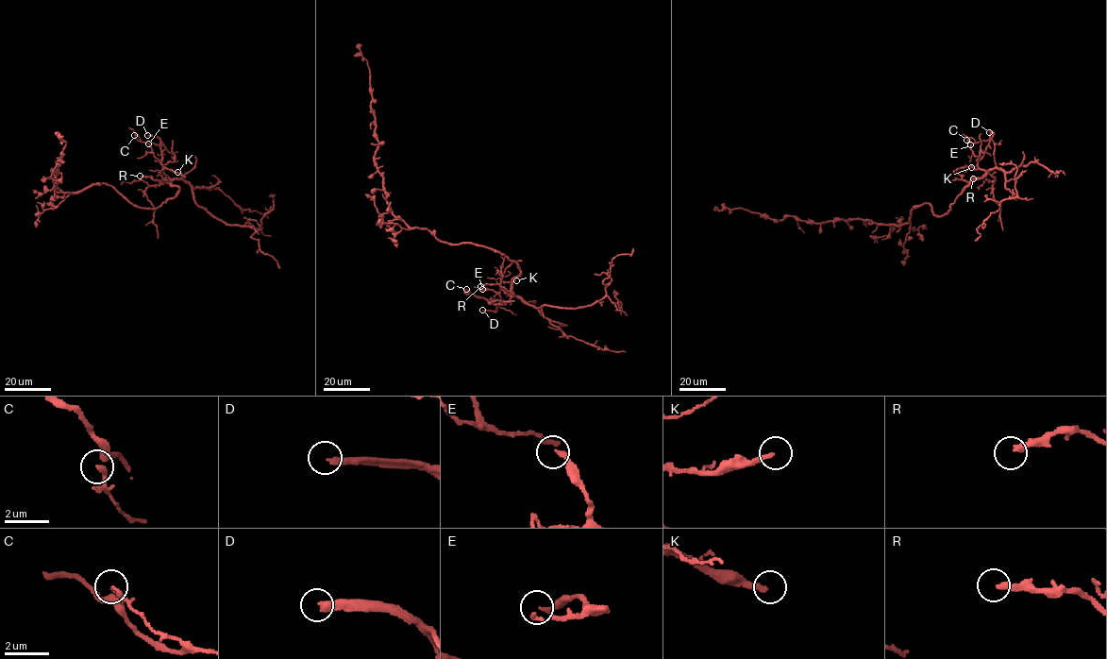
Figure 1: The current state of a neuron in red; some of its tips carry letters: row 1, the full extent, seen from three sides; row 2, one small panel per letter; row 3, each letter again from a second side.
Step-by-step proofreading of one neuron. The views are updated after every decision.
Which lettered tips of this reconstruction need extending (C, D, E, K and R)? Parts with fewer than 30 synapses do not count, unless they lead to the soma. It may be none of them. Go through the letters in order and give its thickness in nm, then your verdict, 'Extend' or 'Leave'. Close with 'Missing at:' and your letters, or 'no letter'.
C: Thickness 150 nm. Leave
D: Thickness 280 nm. Extend
E: Thickness 200 nm. Leave
K: Thickness 220 nm. Leave
R: Thickness 280 nm. Leave
Missing at: D

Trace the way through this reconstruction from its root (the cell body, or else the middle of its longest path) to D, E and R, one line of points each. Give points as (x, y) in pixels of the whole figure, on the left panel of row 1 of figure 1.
D: (131, 203), (157, 208), (178, 191), (164, 173), (160, 141), (147, 135)
E: (131, 203), (157, 208), (178, 191), (169, 183), (171, 179), (148, 143)
R: (131, 203), (142, 208), (157, 208), (178, 191), (178, 188), (171, 184), (140, 176)

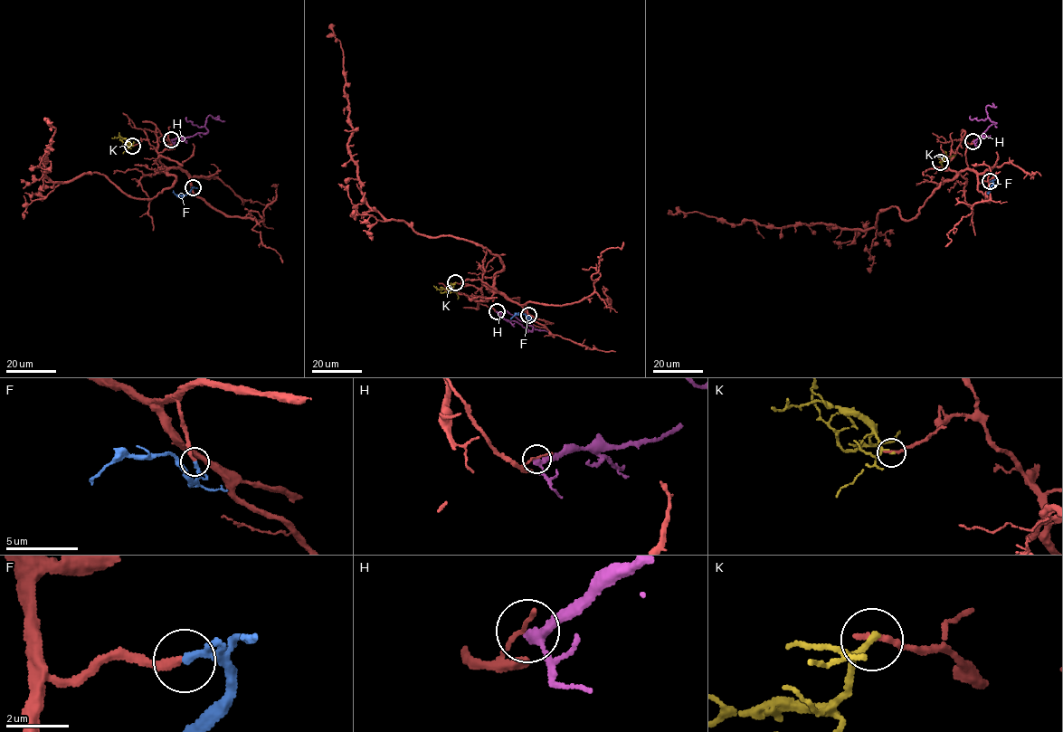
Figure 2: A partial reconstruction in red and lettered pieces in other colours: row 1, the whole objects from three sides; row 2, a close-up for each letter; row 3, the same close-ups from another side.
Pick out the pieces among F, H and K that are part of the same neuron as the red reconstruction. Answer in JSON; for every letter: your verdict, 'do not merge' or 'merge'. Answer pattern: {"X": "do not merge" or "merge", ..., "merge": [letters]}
{"F": "merge", "H": "do not merge", "K": "do not merge", "merge": ["F"]}

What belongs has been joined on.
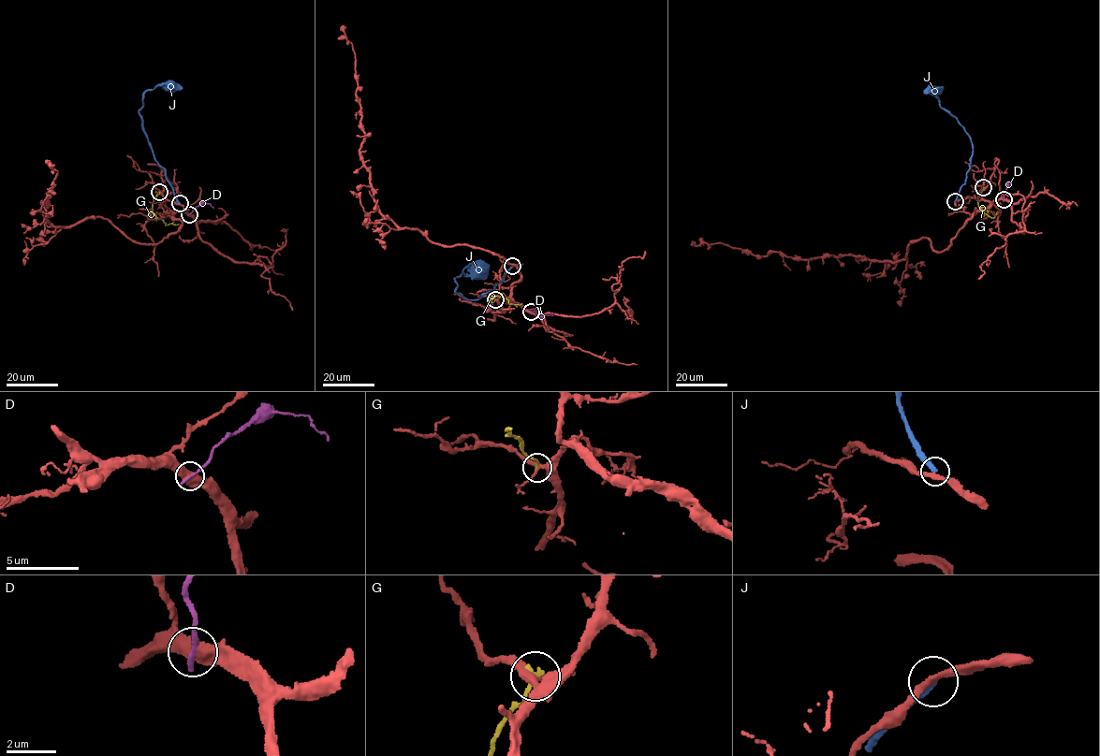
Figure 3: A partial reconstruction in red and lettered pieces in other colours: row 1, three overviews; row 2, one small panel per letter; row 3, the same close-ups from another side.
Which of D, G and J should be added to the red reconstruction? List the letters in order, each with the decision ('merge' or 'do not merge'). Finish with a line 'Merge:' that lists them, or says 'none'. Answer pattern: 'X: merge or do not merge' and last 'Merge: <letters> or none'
D: do not merge
G: do not merge
J: do not merge
Merge: none

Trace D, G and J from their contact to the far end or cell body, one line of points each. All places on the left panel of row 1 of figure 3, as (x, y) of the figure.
D: (189, 214), (202, 203), (213, 208)
G: (159, 192), (152, 210), (166, 225), (179, 224)
J: (180, 204), (165, 170), (154, 159), (139, 112), (142, 107), (144, 94), (149, 90), (164, 84), (178, 86)

